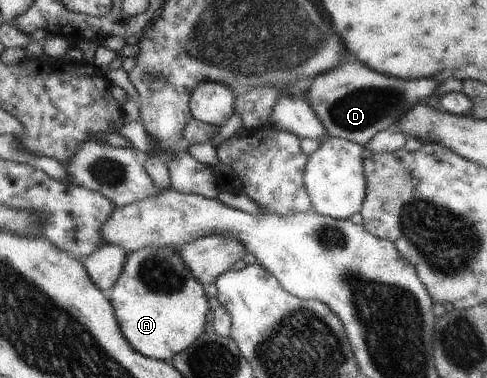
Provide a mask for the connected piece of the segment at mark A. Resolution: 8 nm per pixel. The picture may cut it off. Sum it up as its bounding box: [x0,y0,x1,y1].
[107,246,210,362]

